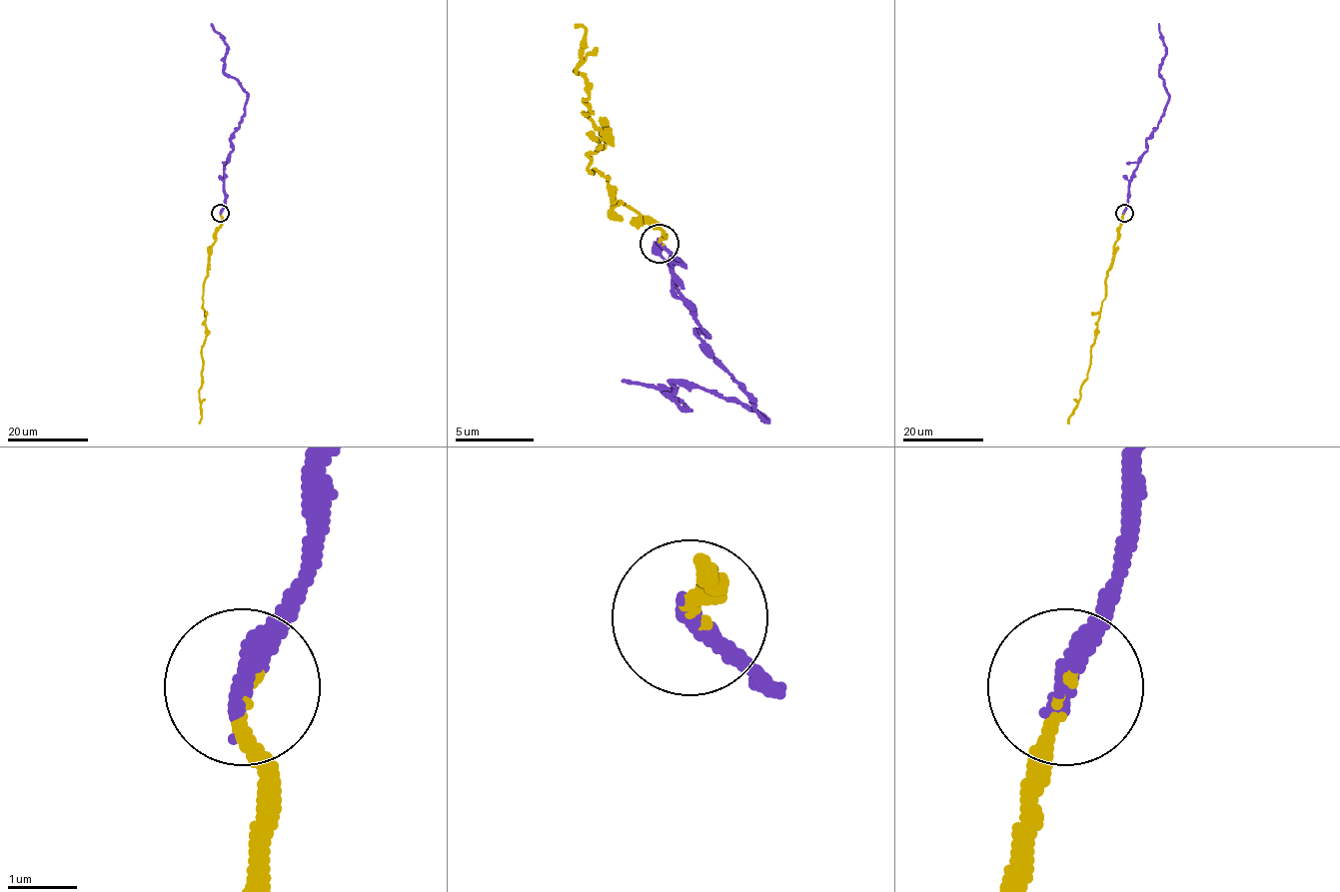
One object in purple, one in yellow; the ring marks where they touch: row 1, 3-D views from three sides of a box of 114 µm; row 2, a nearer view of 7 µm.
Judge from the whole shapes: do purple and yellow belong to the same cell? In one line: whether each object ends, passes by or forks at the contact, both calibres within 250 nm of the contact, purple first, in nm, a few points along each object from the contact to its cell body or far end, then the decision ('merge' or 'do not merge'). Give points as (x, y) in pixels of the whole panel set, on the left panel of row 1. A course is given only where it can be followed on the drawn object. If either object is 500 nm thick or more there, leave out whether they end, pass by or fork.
purple ends; yellow ends; calibres 360 and 160 nm; course purple (221, 213), (224, 168), (247, 93), (225, 72), (227, 43), (211, 23); course yellow (221, 213), (222, 225), (212, 246), (203, 296), (207, 337), (202, 348), (199, 424); merge

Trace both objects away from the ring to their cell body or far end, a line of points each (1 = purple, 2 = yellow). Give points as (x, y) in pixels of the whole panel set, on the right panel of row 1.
1: (1123, 213), (1128, 181), (1146, 150), (1146, 139), (1158, 126), (1169, 98), (1159, 72), (1166, 53), (1159, 23)
2: (1123, 213), (1113, 246), (1112, 265), (1105, 278), (1105, 296), (1091, 348), (1090, 367), (1069, 424)

